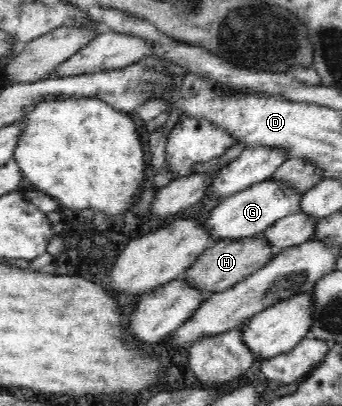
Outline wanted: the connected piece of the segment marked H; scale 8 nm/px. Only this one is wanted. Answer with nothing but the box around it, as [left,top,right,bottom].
[180,234,278,295]

